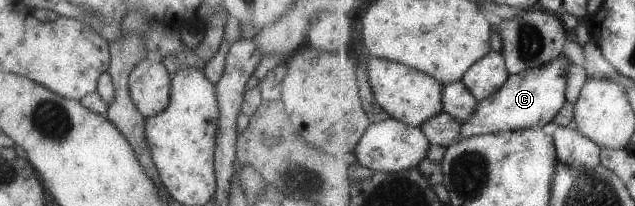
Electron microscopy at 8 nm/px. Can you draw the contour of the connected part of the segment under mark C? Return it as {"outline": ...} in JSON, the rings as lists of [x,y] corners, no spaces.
{"outline":[[[562,53],[557,59],[541,67],[510,75],[507,83],[496,94],[479,101],[476,112],[469,119],[462,121],[461,134],[455,142],[476,135],[546,126],[568,101],[567,73],[570,64]]]}

